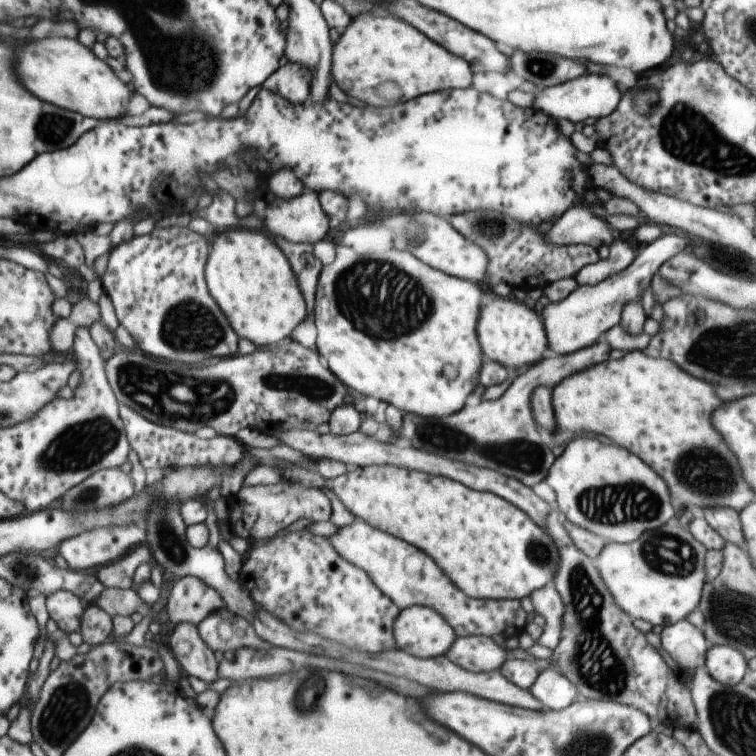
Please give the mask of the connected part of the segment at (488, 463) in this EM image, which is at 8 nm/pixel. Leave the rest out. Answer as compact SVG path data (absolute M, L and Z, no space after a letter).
M597 341L588 349L576 353L542 358L531 368L517 375L509 386L495 400L480 402L475 406L465 405L463 409L447 417L429 417L405 413L401 426L394 430L399 438L407 438L411 447L436 454L449 460L491 469L507 477L514 478L526 487L544 480L555 456L550 453L550 446L543 432L532 418L531 398L537 386L553 390L569 374L606 361L609 344Z

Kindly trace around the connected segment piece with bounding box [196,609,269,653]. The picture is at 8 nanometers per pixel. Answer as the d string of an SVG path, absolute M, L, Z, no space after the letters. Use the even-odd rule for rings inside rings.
M225 610L209 612L196 628L199 638L215 652L237 650L239 647L267 650L269 644L256 636L253 628L247 624L249 620L241 620Z

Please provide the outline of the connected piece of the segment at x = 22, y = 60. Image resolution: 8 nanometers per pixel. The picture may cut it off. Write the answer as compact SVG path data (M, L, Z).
M43 38L35 42L27 42L25 46L15 46L17 50L17 74L21 74L21 82L33 90L33 94L61 108L72 110L92 118L98 123L111 120L113 116L125 116L126 105L133 94L131 89L117 78L117 74L104 60L97 58L91 48L83 46L78 39Z

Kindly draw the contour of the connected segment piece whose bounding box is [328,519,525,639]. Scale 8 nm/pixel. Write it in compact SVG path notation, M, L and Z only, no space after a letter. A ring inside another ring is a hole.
M355 519L352 524L347 524L347 526L340 526L335 534L328 537L328 540L340 552L341 558L347 559L353 566L360 567L372 579L372 582L396 603L397 607L407 609L410 606L419 605L432 608L448 621L449 626L459 638L465 638L465 636L489 637L501 634L502 638L506 639L516 636L517 620L519 620L519 632L525 626L525 614L523 614L518 600L500 601L469 598L469 595L458 588L448 576L445 576L440 568L437 568L436 563L429 555L421 552L417 547L411 546L408 542L403 542L393 535L377 530L377 527L369 526L369 523L363 522L361 519Z

